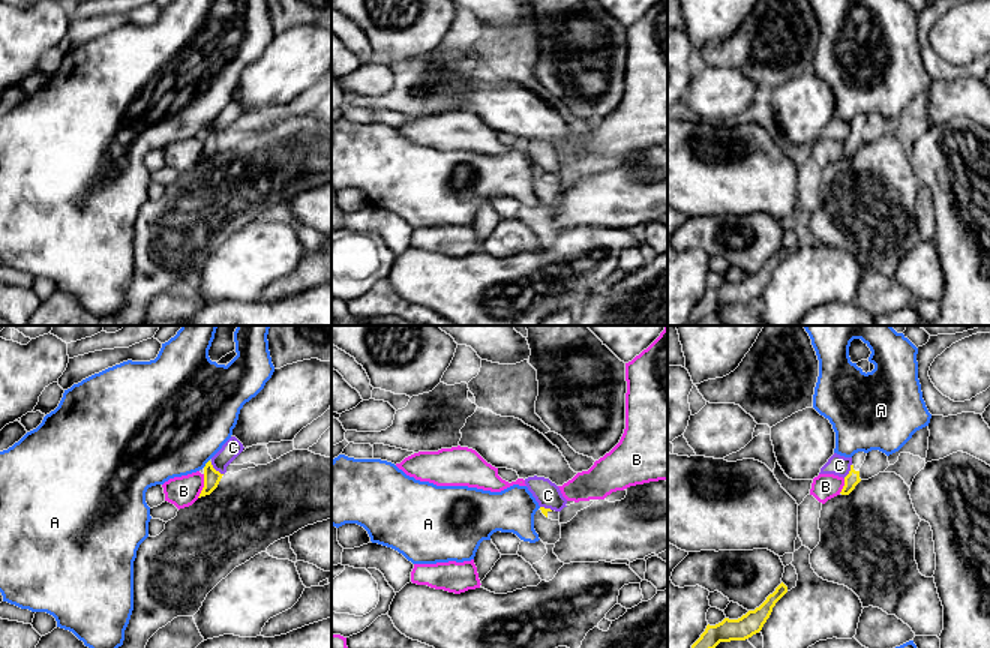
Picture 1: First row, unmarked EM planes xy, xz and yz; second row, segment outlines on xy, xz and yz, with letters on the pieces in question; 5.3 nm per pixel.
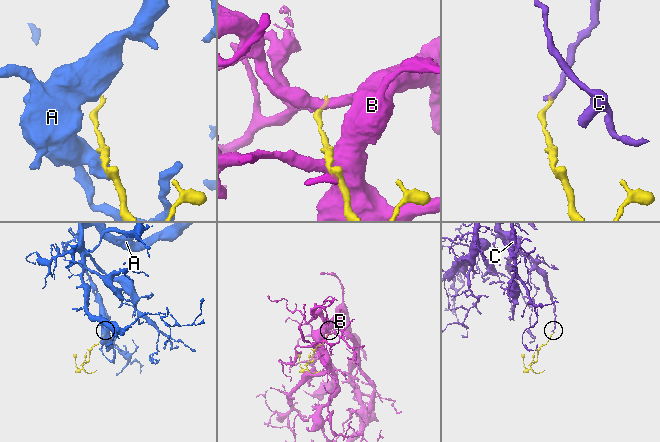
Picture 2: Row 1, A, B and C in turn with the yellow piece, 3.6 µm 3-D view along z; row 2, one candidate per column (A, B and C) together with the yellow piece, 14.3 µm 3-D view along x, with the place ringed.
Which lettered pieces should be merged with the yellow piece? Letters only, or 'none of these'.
none of these

